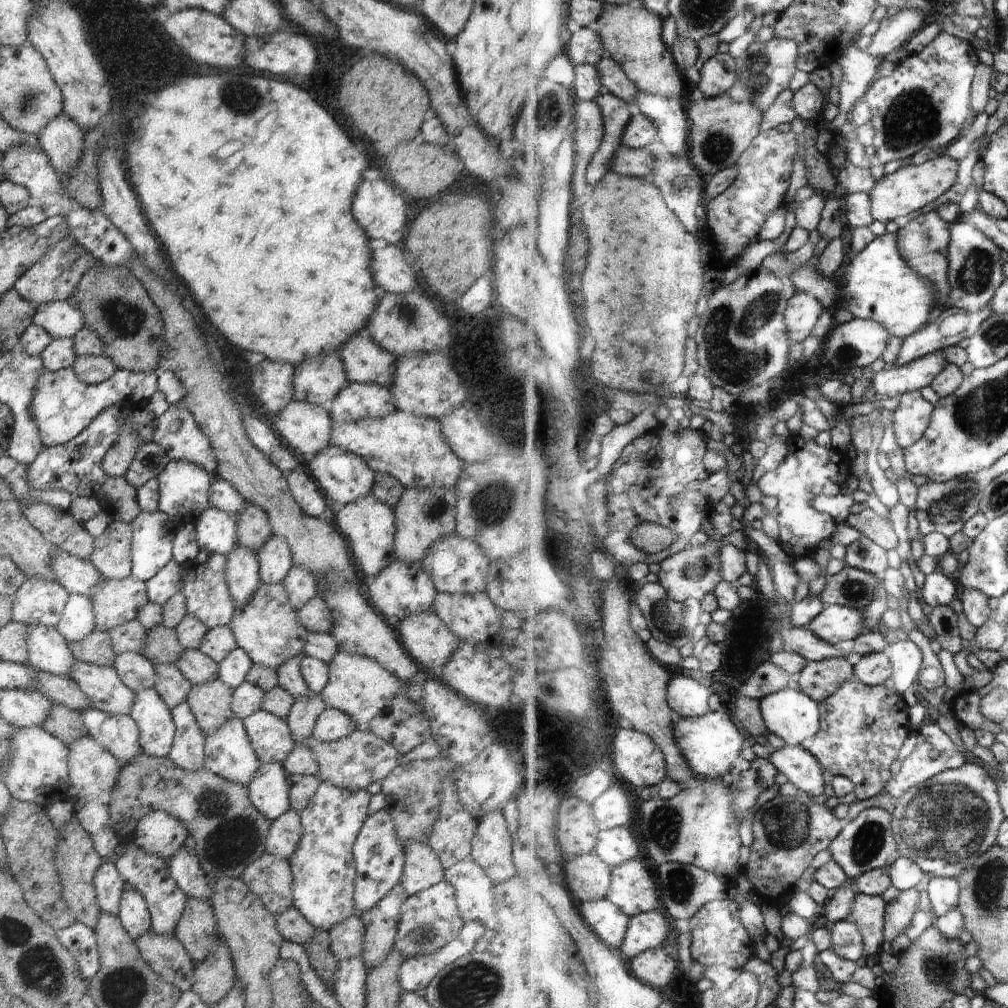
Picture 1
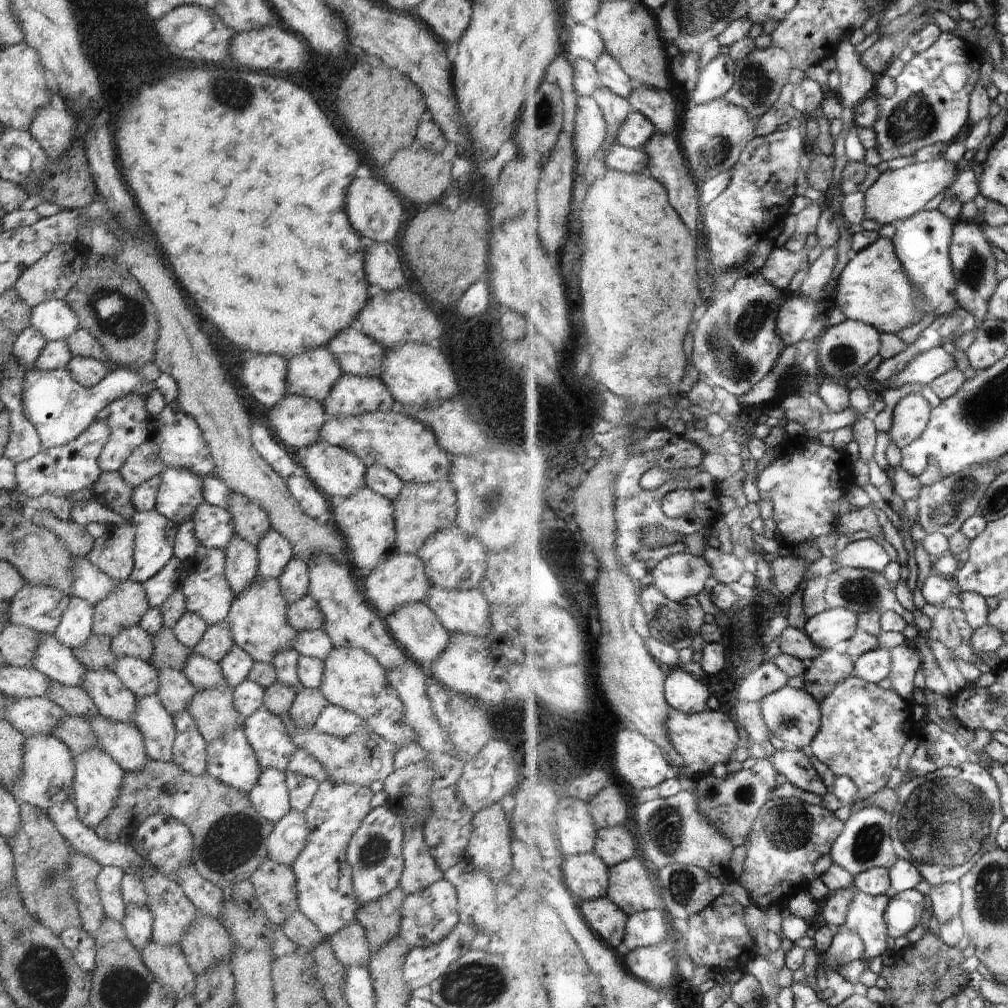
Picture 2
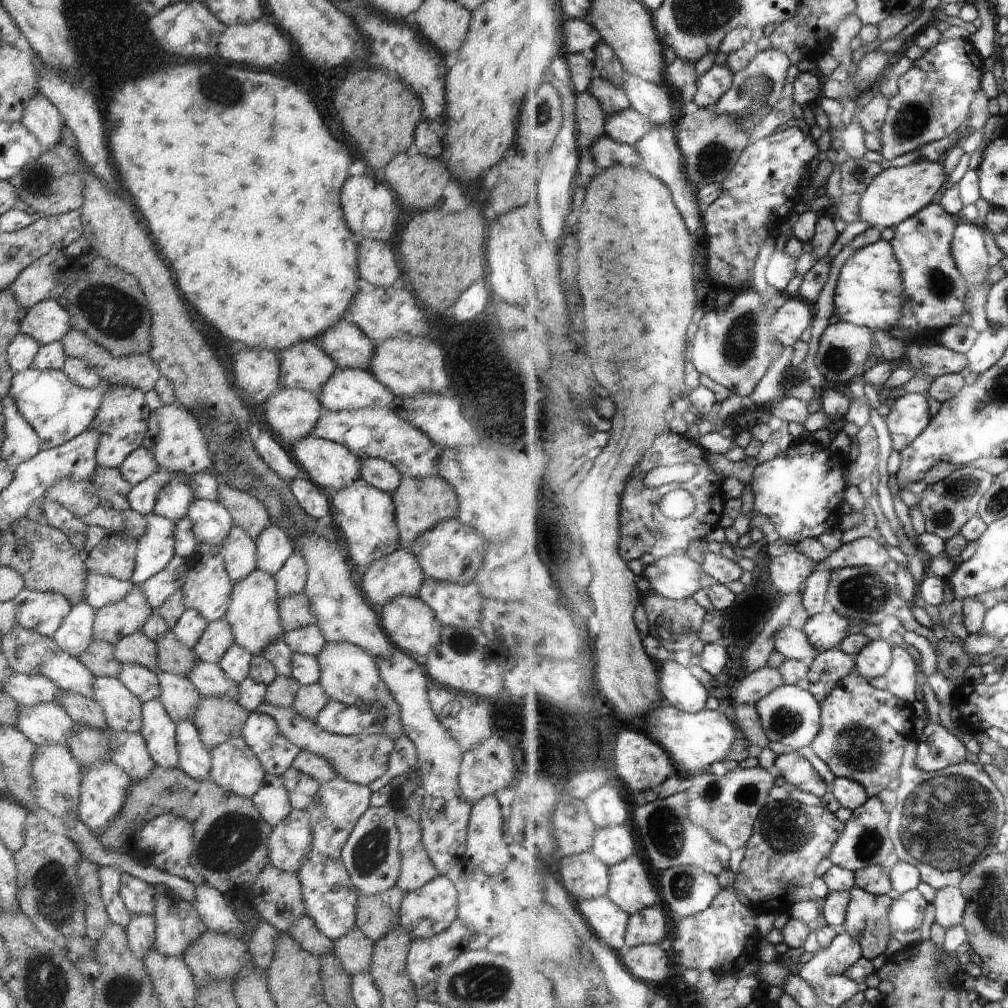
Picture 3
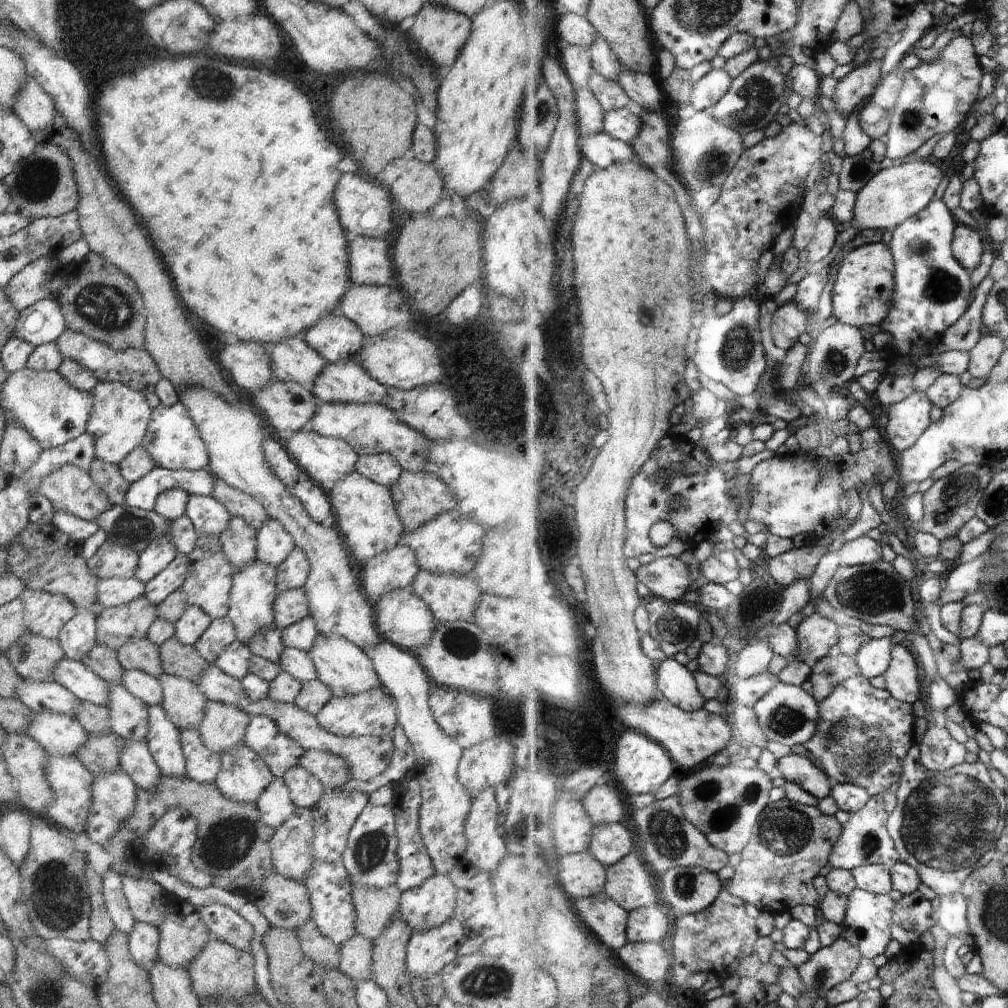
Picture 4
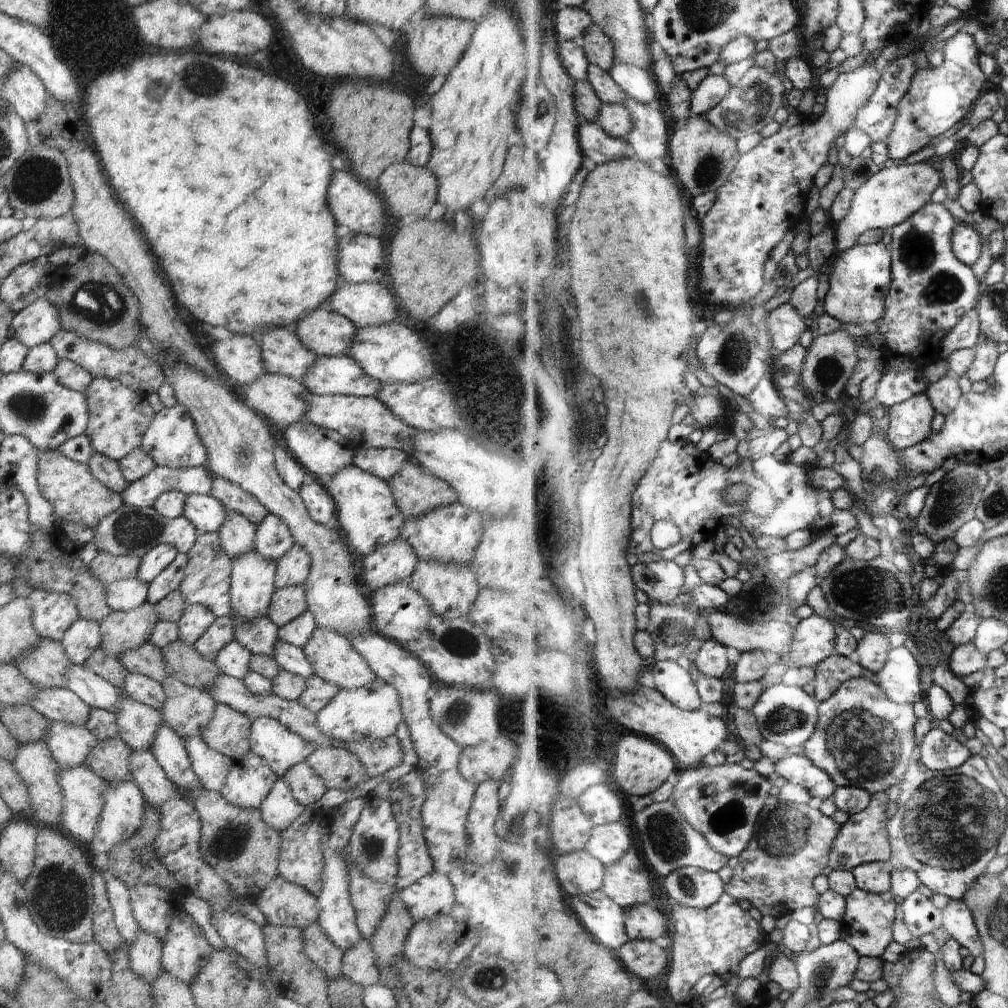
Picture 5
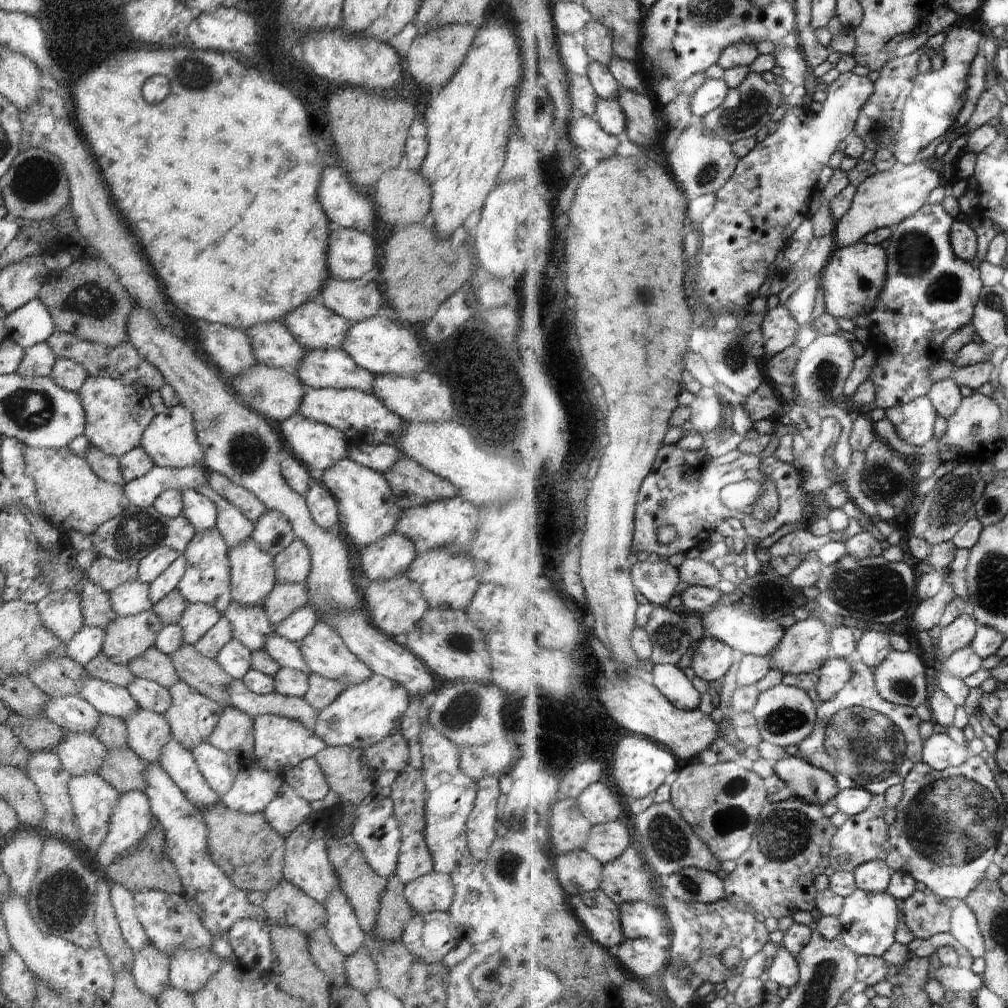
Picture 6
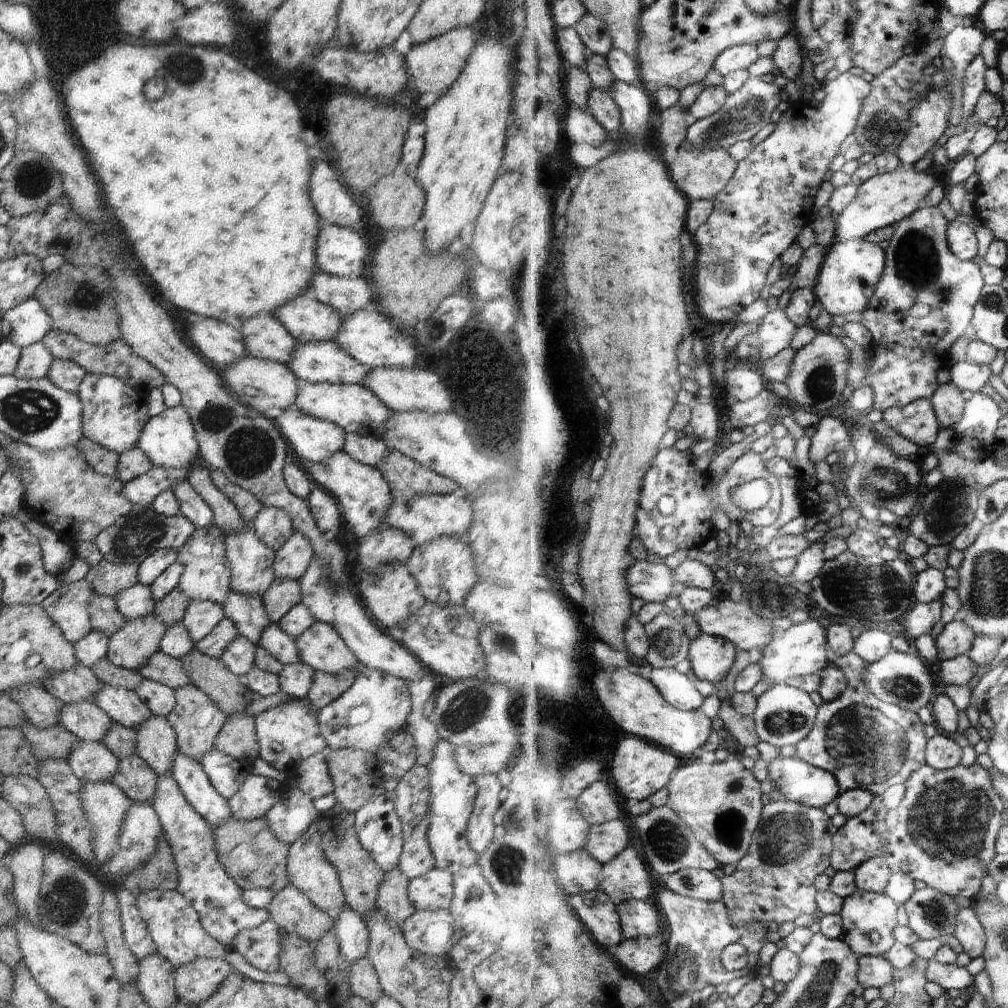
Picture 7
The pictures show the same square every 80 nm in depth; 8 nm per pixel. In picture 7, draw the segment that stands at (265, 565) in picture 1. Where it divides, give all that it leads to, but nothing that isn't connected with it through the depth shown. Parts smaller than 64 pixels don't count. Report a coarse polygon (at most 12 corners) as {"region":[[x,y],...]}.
{"region":[[263,506],[251,525],[273,551],[294,532],[278,507]]}

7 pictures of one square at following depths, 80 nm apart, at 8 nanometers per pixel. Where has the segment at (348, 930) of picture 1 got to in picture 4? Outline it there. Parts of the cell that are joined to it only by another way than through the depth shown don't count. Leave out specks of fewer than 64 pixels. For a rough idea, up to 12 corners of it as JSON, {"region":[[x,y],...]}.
{"region":[[356,933],[339,946],[338,969],[371,980],[373,946]]}

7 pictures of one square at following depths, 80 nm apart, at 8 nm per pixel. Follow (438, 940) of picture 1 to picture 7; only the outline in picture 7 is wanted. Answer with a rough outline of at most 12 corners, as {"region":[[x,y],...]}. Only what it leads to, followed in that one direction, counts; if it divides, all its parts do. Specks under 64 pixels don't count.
{"region":[[434,867],[410,879],[416,909],[448,909],[453,874]]}

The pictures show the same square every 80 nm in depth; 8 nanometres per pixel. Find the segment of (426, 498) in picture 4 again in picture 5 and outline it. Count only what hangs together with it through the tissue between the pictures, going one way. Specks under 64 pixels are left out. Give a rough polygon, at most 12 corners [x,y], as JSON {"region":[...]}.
{"region":[[408,461],[387,480],[406,517],[458,501],[457,492]]}

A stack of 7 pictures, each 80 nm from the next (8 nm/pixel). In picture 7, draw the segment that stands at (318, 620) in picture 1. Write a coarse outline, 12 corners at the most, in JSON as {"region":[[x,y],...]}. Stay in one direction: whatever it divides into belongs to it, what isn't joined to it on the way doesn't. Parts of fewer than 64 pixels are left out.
{"region":[[275,579],[260,597],[278,623],[301,602],[297,580]]}

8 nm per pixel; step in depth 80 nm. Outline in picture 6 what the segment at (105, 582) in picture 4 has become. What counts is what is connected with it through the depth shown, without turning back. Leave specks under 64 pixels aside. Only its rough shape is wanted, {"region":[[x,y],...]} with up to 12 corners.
{"region":[[138,580],[109,593],[120,617],[153,608],[149,584]]}

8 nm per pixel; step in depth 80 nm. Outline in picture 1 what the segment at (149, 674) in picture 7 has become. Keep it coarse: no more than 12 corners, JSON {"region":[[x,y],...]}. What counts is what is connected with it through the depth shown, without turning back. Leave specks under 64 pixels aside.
{"region":[[138,619],[109,630],[116,655],[145,656],[147,630]]}

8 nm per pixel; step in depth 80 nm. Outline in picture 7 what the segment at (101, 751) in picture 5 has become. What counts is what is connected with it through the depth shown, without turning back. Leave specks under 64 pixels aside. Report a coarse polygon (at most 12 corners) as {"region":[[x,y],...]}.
{"region":[[138,754],[111,781],[134,803],[155,800],[158,775]]}

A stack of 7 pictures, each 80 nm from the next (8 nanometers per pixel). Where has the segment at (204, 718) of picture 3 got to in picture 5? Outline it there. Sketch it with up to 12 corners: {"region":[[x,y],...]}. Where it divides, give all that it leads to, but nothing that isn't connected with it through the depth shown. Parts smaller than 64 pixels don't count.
{"region":[[216,703],[201,737],[232,759],[251,751],[252,718]]}

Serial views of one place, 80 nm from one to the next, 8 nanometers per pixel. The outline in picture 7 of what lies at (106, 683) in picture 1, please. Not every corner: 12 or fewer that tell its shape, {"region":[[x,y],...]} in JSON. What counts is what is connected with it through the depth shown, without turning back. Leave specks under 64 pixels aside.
{"region":[[166,717],[135,730],[138,756],[171,777],[177,738]]}

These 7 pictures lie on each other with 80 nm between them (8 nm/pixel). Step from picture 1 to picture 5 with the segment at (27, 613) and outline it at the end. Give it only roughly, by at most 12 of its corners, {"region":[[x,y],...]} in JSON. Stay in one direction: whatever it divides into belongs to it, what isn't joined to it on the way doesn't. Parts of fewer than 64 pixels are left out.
{"region":[[36,589],[26,600],[32,624],[61,642],[80,618],[66,593]]}

